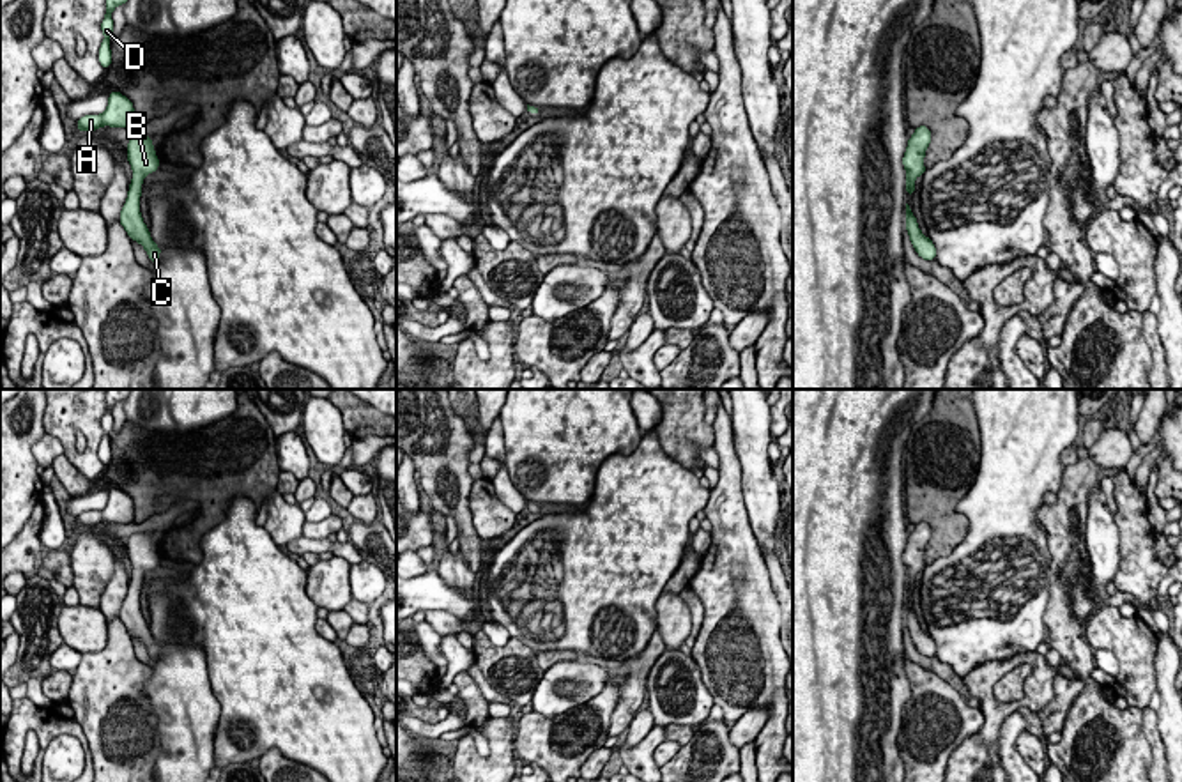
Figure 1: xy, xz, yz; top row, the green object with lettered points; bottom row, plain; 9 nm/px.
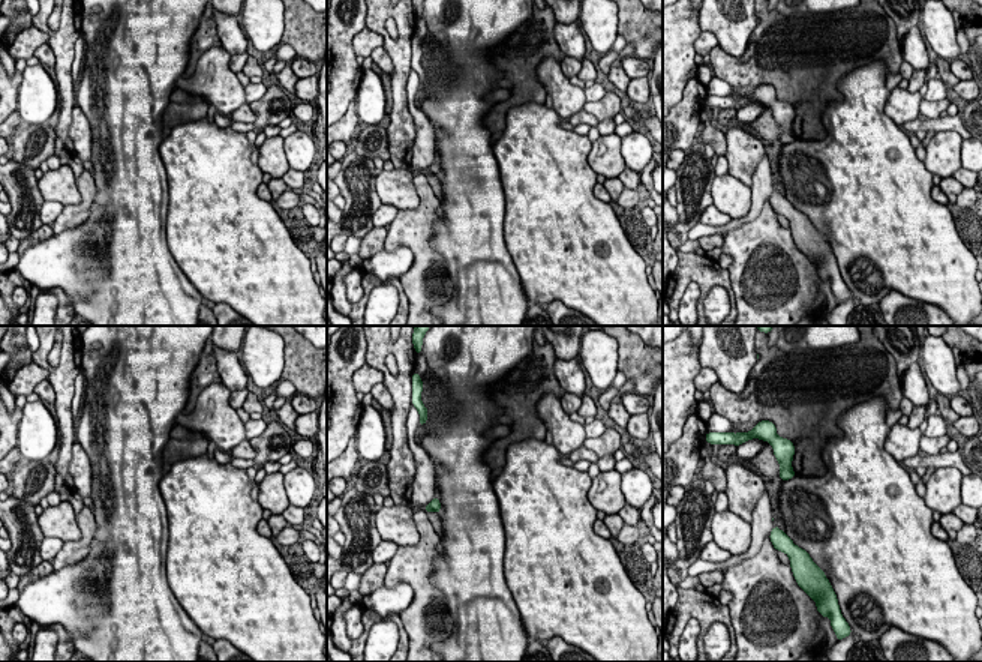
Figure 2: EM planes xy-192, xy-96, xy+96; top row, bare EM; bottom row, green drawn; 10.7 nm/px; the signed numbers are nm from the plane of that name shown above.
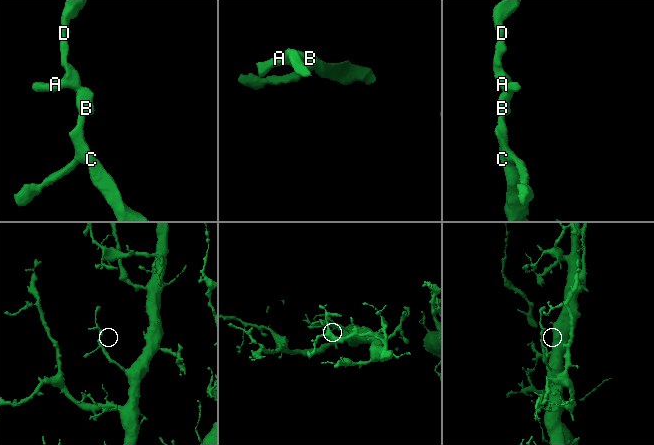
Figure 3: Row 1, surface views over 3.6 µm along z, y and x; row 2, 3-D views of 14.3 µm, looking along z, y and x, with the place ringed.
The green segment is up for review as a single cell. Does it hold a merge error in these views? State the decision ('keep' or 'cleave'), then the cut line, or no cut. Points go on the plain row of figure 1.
keep; no cut

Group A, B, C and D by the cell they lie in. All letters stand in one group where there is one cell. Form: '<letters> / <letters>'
A B C D

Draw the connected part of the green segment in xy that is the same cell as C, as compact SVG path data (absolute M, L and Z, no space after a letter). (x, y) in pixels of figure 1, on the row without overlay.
M149 531L133 533L127 538L126 550L133 566L133 575L119 617L127 628L129 635L140 639L147 648L150 660L154 660L161 651L161 644L154 640L150 628L142 616L140 593L143 573L159 564L159 556Z

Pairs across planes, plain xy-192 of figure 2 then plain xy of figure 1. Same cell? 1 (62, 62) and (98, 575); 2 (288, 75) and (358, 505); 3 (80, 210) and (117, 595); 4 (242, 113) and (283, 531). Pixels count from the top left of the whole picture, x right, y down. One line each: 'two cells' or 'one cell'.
1: one cell
2: two cells
3: two cells
4: two cells

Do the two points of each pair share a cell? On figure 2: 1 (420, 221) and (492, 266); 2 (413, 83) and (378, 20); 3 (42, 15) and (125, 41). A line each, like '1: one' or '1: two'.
1: two
2: two
3: two

